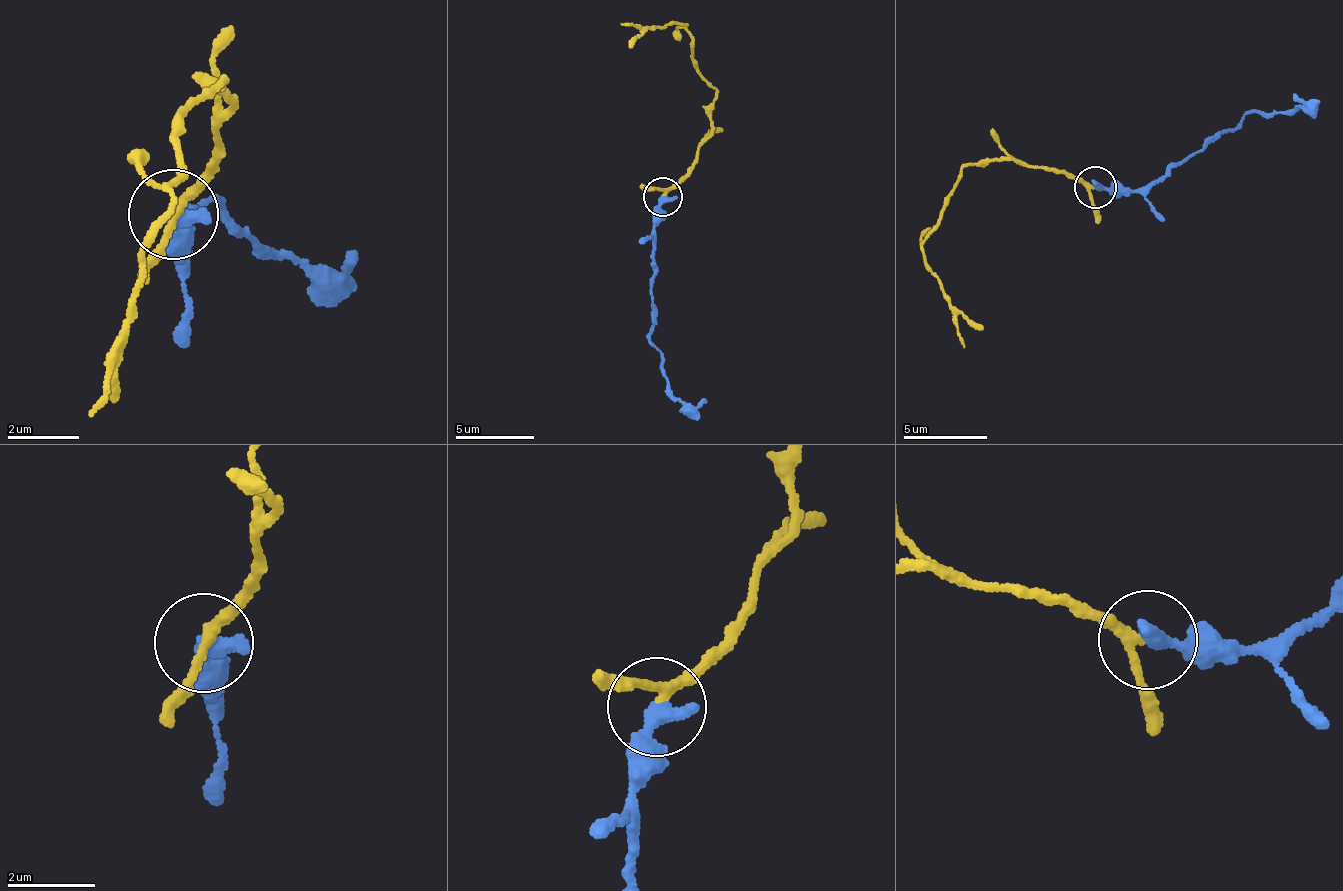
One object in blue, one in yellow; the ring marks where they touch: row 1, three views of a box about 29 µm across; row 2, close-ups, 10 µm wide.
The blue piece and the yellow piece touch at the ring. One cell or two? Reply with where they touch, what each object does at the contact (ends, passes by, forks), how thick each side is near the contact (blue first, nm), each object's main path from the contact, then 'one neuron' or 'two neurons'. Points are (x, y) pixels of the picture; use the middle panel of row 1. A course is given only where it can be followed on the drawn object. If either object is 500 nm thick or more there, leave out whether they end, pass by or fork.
at (662, 197); blue ends there; yellow passes by; 400 nm thick on the blue side, 200 nm on the other; blue runs (663, 198), (655, 244), (652, 346), (662, 356), (667, 392), (700, 418); yellow runs (663, 194), (709, 134), (709, 105), (715, 90), (698, 65), (683, 22), (657, 28), (621, 22); one neuron

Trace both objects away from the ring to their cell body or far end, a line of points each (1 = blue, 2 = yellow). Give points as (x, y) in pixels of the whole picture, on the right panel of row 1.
1: (1096, 185), (1151, 187), (1242, 124), (1248, 112), (1291, 112), (1318, 102)
2: (1092, 186), (1011, 160), (978, 163), (964, 169), (922, 256), (944, 290), (963, 348)

